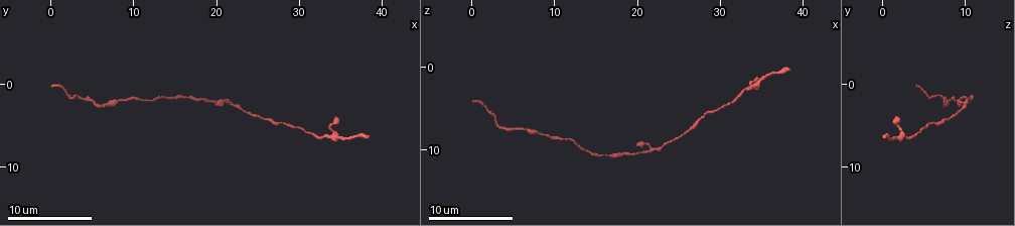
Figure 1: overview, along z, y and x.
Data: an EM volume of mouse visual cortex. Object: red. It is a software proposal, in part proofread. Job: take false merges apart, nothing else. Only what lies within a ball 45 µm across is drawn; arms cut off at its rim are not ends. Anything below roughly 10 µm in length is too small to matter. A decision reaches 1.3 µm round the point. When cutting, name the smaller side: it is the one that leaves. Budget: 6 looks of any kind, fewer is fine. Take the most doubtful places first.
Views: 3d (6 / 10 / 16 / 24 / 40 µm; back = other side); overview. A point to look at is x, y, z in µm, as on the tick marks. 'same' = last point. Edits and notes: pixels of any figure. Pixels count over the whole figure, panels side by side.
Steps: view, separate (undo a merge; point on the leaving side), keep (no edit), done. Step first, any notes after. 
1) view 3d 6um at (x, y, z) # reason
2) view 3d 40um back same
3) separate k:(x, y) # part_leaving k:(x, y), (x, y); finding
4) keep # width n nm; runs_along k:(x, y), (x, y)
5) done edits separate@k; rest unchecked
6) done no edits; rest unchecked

view 3d 6um at (22.8, 2.8, 10.0)

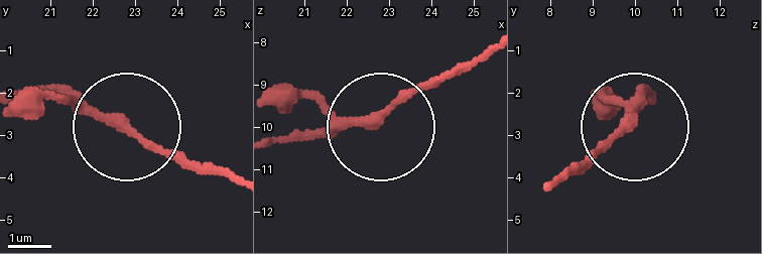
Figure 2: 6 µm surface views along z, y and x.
keep # width 210 nm; runs_along 2:(652, 95), (573, 167); one neuron here

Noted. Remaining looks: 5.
view 3d 16um at (8.6, 1.8, 8.2) # a narrow waist

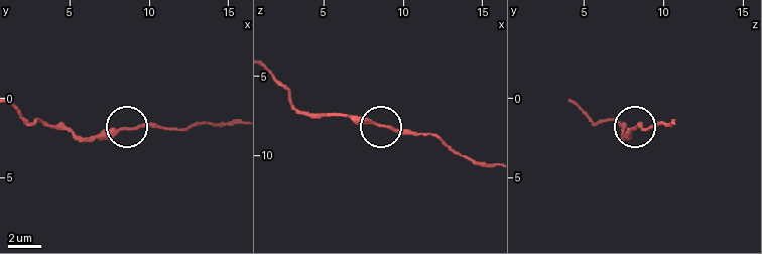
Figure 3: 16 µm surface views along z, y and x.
keep # one neuron here

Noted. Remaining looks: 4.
view 3d 10um at (27.8, 4.8, 6.2)

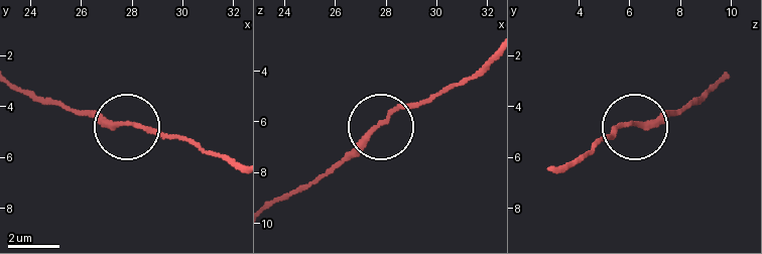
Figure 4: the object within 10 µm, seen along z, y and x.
keep # width 170 nm; runs_along 4:(18, 87), (155, 135), (185, 139); one neuron here

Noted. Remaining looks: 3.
done no edits; rest unchecked

